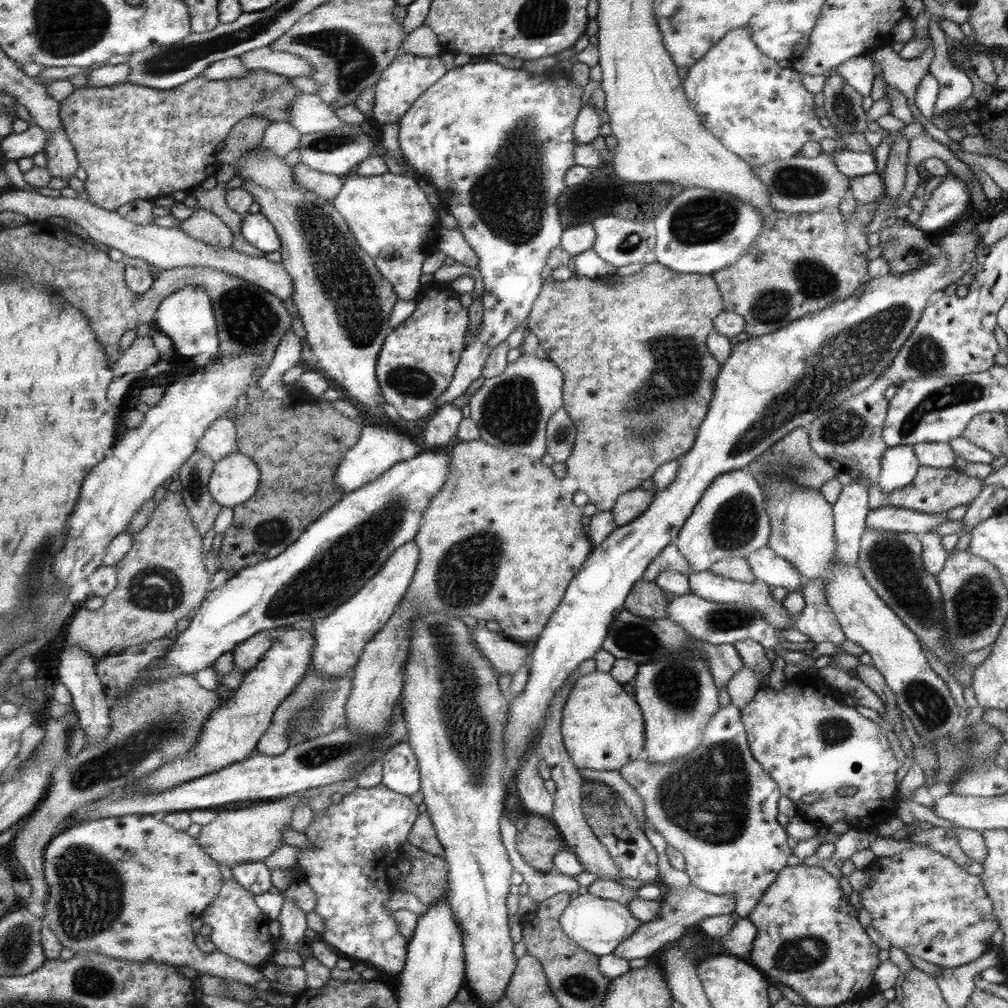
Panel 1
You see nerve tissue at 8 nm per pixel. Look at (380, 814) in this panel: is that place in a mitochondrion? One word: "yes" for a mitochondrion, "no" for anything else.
no

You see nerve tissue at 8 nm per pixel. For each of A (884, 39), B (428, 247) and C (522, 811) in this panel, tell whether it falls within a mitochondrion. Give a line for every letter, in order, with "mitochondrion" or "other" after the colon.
A: other
B: other
C: other

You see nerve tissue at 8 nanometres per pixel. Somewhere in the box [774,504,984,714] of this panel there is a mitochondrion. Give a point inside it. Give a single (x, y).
(892, 561)

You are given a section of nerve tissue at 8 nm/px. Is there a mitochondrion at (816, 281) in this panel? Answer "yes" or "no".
yes

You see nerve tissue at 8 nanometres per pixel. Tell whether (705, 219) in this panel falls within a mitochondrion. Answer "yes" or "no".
yes

